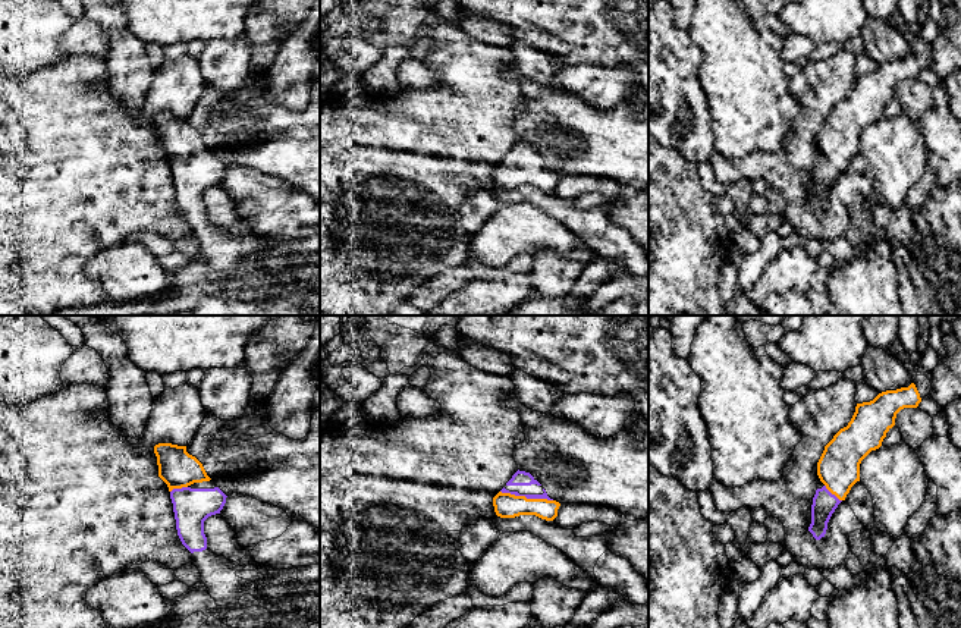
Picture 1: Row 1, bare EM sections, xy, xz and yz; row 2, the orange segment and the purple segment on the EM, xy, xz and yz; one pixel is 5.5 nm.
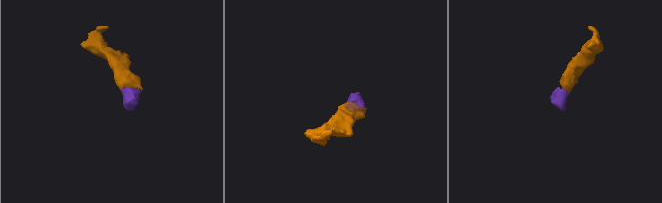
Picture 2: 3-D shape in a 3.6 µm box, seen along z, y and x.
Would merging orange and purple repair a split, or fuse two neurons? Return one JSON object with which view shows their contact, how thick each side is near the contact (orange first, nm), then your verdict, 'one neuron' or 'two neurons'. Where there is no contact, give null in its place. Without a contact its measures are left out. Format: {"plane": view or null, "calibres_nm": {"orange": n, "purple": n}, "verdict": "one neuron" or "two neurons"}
{"plane": "xz", "calibres_nm": {"orange": 140, "purple": 30}, "verdict": "one neuron"}

